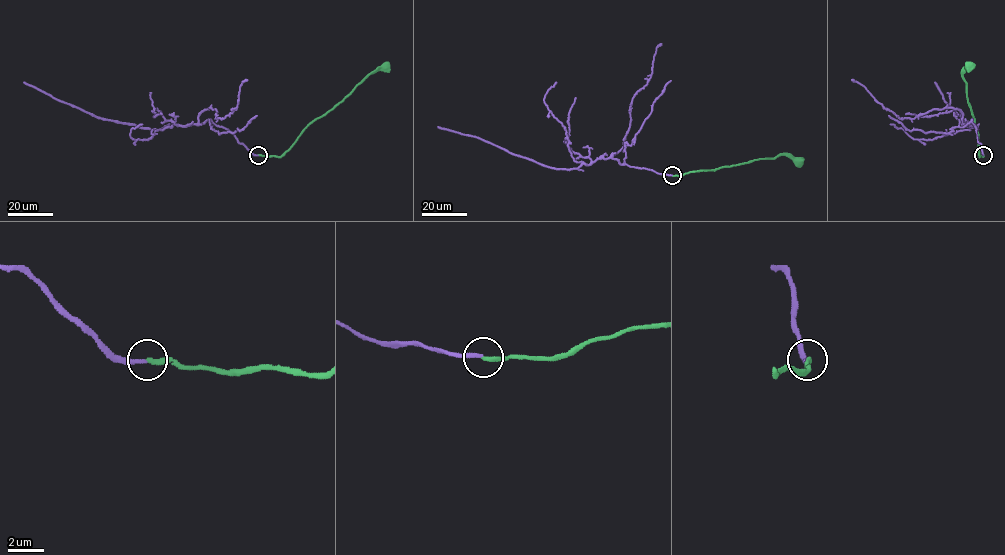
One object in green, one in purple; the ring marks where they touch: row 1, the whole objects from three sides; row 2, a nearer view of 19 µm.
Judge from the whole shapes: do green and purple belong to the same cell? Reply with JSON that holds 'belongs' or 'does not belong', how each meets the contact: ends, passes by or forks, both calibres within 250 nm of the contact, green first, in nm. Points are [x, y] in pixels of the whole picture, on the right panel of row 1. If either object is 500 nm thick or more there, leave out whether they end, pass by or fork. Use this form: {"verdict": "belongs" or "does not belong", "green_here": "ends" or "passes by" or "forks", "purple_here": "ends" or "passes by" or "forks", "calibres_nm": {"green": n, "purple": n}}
{"verdict": "belongs", "green_here": "ends", "purple_here": "ends", "calibres_nm": {"green": 240, "purple": 240}}

